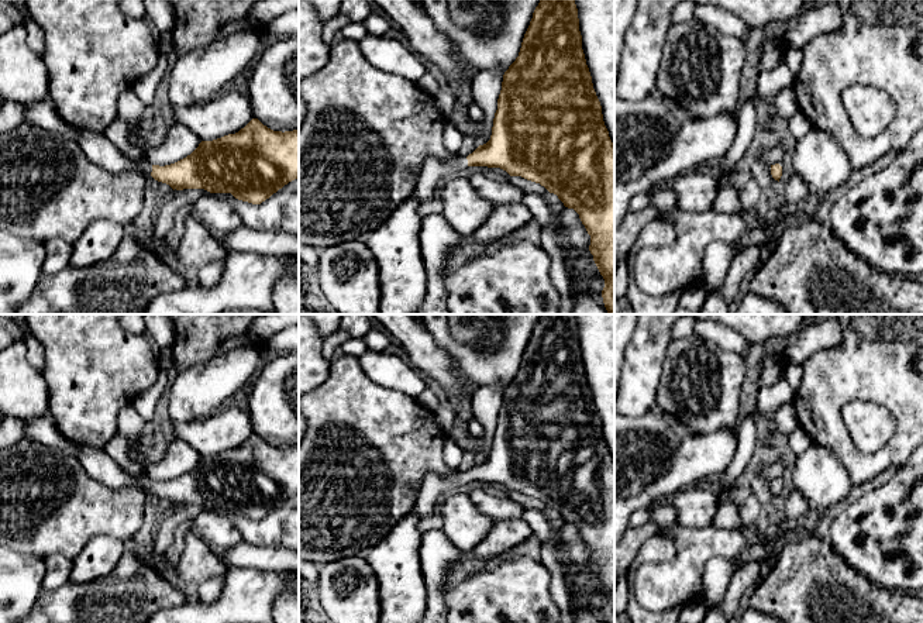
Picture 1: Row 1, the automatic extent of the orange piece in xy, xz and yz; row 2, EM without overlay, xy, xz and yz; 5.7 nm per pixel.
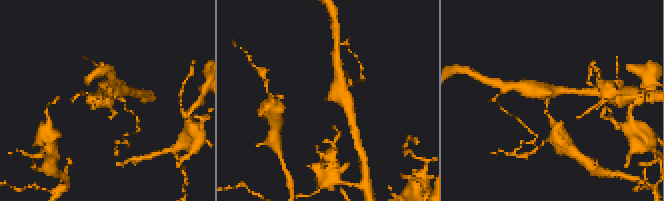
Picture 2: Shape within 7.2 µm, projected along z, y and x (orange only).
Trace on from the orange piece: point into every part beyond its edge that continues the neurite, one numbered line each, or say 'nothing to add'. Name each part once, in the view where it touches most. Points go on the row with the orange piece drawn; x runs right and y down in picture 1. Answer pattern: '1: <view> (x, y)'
1: xy (42, 113)

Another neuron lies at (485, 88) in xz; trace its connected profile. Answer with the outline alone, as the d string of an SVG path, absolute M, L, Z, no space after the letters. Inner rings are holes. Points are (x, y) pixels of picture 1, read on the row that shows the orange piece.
M489 70L473 76L471 83L472 101L483 110L483 120L478 125L476 141L483 145L490 140L497 99L502 90L503 70Z

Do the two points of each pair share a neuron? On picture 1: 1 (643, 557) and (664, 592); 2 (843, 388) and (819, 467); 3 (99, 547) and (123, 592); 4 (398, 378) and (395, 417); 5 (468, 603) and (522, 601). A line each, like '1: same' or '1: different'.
1: different
2: different
3: different
4: different
5: same

